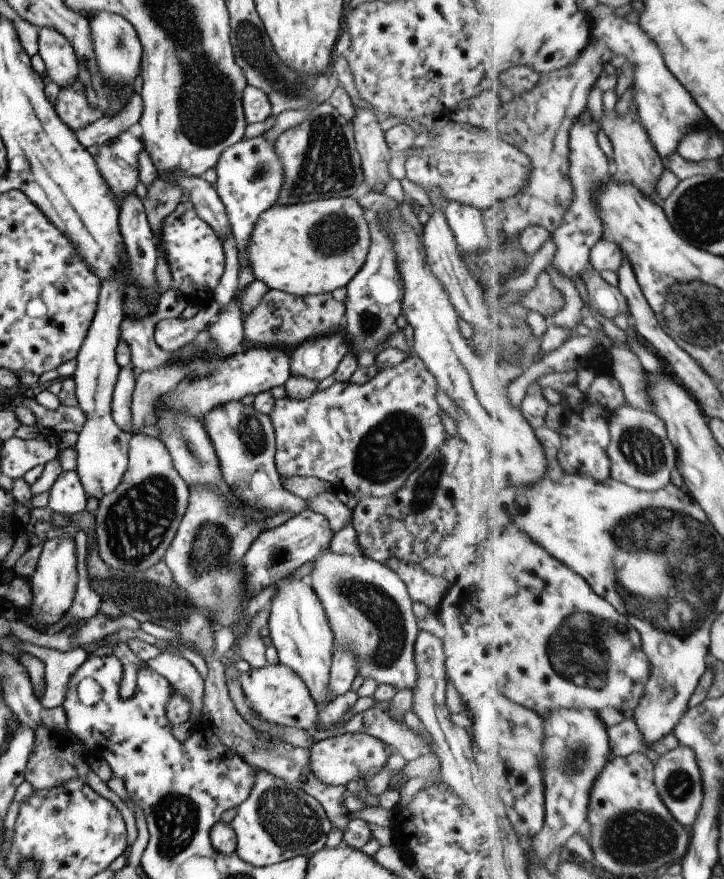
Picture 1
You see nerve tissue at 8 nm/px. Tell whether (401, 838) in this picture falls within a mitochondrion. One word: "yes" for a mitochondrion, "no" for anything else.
no

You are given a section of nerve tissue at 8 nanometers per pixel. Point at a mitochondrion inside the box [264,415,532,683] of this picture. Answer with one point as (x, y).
(381, 611)

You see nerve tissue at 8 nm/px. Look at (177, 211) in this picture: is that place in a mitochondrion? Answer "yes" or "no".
no

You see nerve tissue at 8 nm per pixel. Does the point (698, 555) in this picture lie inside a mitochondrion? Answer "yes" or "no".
yes

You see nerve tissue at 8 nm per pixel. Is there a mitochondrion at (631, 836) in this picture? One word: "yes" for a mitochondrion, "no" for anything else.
yes

